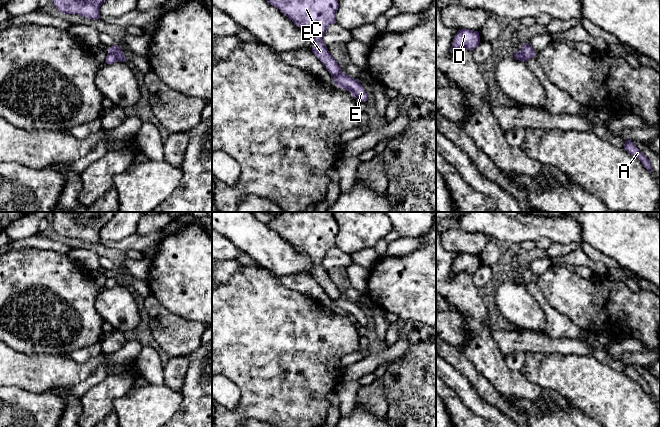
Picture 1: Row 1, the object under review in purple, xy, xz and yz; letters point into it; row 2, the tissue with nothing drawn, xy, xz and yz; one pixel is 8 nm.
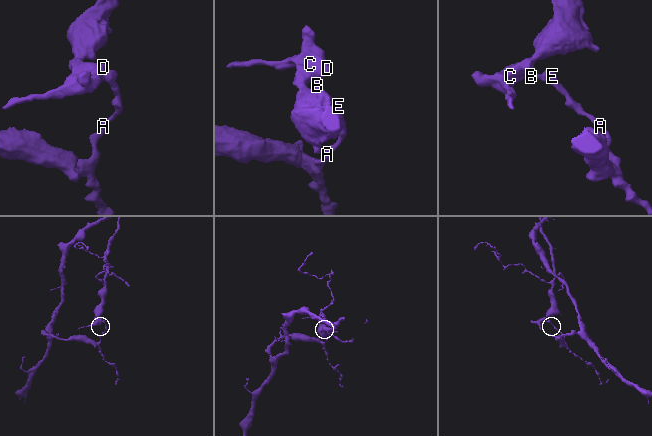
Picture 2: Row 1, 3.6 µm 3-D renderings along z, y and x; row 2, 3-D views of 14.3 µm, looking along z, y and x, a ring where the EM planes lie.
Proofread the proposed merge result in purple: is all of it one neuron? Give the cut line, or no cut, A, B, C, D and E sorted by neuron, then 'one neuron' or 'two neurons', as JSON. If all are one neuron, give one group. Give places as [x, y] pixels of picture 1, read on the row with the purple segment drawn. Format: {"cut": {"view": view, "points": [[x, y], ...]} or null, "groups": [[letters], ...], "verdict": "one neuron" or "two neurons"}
{"cut": {"view": "xy", "points": [[108, 50], [117, 60]]}, "groups": [["A", "E"], ["B", "C", "D"]], "verdict": "two neurons"}

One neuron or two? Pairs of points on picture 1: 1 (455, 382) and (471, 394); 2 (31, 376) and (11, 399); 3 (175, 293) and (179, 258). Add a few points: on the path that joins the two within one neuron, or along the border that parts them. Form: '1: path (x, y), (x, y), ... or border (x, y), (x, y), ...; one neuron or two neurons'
1: path (459, 384), (467, 392); one neuron
2: border (10, 385), (31, 392), (43, 393); two neurons
3: path (179, 284), (179, 267); one neuron

